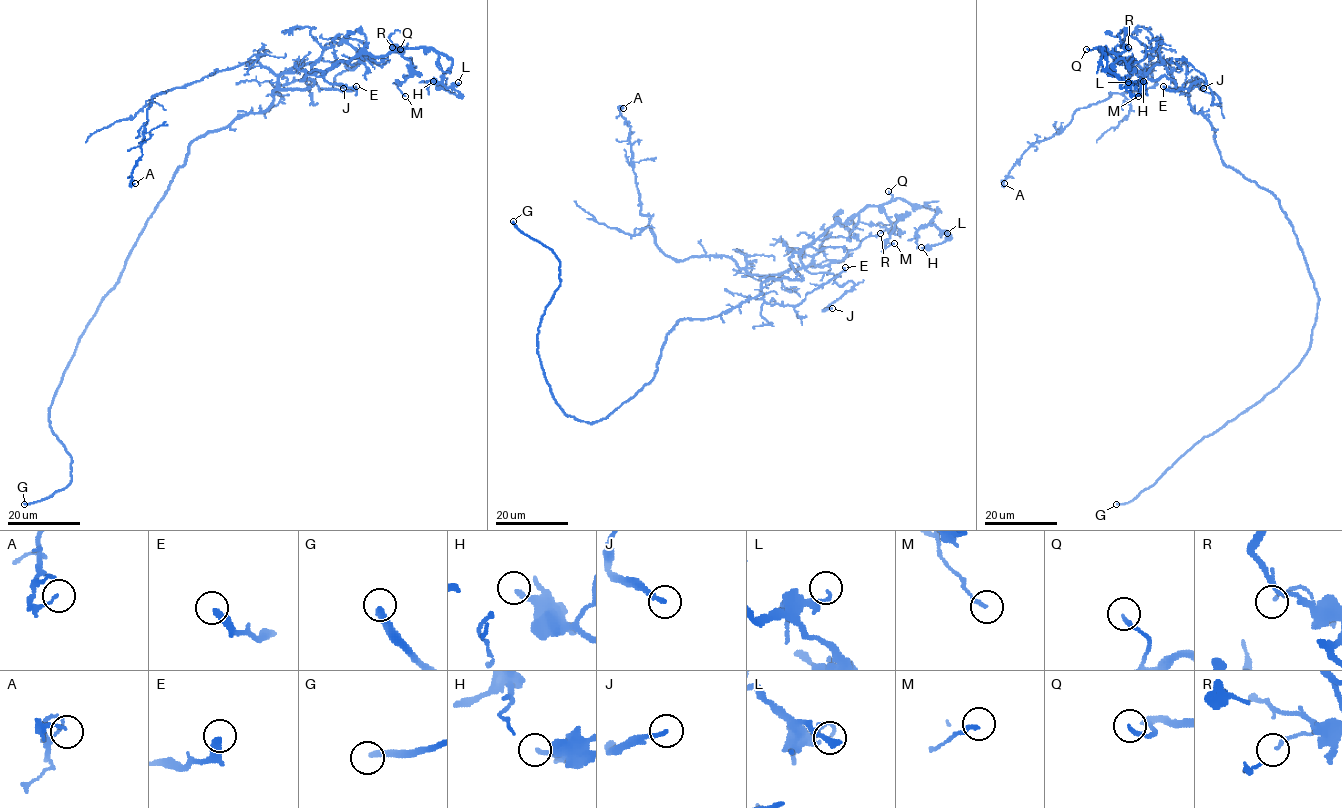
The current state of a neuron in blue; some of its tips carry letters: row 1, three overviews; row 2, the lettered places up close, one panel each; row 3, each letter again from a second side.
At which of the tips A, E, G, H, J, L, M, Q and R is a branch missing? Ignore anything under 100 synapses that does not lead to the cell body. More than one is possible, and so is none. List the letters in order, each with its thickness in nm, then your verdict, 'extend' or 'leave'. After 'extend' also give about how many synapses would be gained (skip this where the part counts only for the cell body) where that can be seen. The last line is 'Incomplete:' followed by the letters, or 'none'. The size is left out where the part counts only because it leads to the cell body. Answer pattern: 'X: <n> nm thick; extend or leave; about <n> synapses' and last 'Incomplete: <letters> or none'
A: 110 nm thick; leave
E: 340 nm thick; leave
G: 280 nm thick; extend
H: 220 nm thick; leave
J: 200 nm thick; leave
L: 130 nm thick; leave
M: 150 nm thick; leave
Q: 180 nm thick; leave
R: 160 nm thick; leave
Incomplete: G

